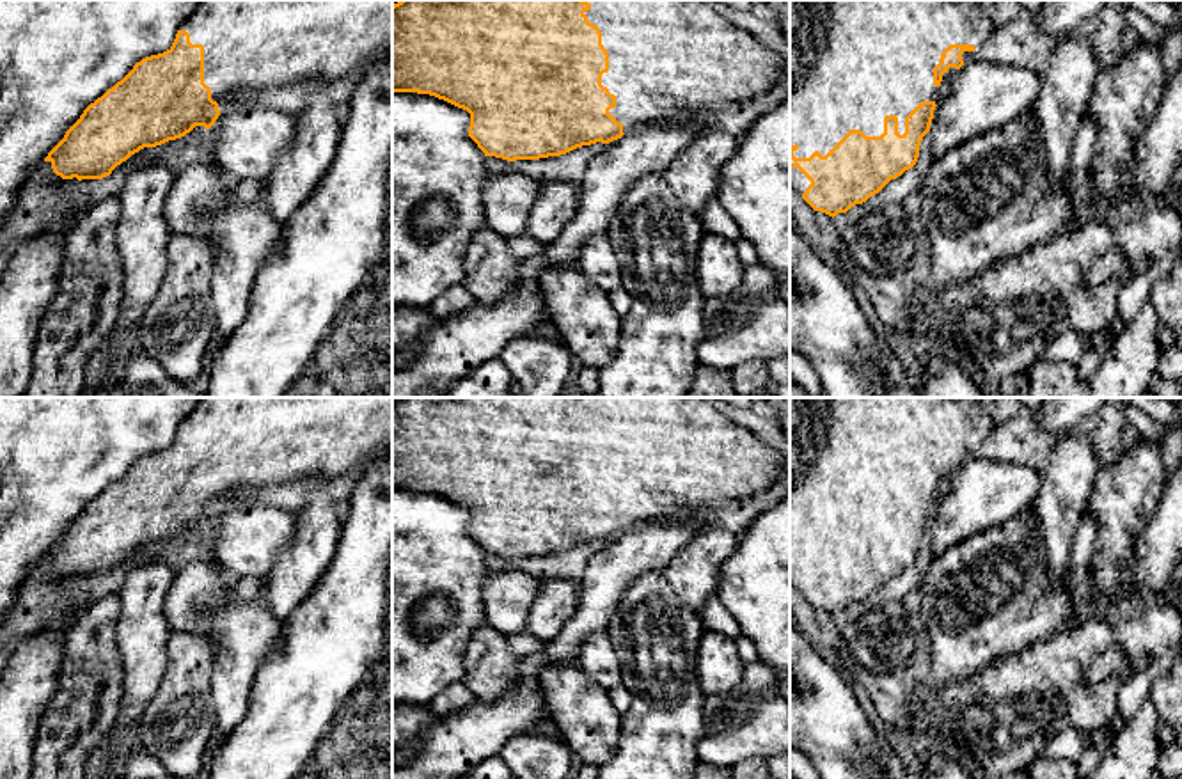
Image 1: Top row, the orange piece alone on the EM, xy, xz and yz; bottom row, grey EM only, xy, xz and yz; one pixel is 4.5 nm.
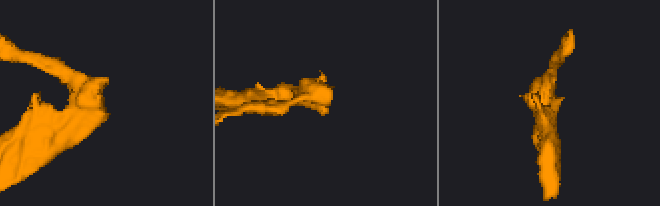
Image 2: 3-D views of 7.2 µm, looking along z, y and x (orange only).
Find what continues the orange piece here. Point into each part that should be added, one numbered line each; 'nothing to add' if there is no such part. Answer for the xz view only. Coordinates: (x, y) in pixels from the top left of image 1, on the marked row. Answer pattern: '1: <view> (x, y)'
1: xz (669, 61)

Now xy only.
1: xy (249, 45)

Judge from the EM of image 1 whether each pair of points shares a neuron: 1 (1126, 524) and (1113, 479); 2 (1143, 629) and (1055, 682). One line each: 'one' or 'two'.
1: one
2: one

